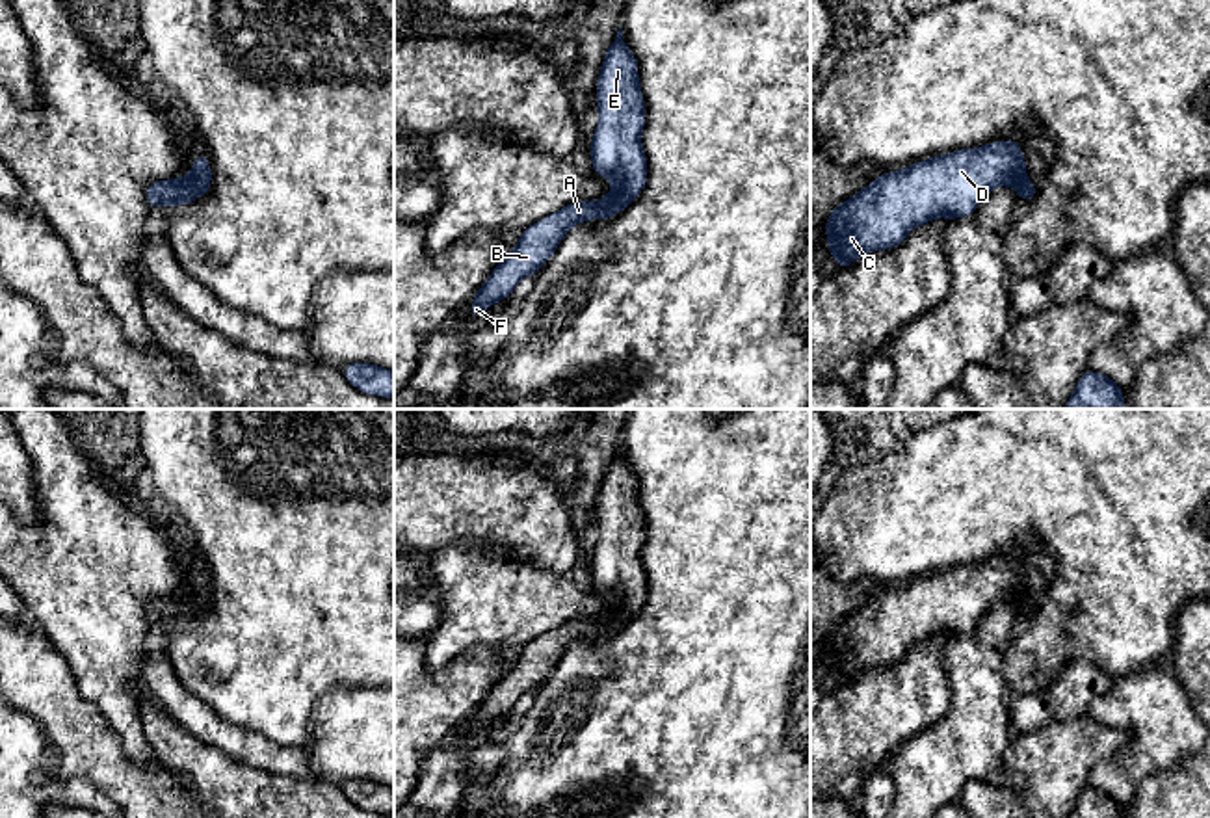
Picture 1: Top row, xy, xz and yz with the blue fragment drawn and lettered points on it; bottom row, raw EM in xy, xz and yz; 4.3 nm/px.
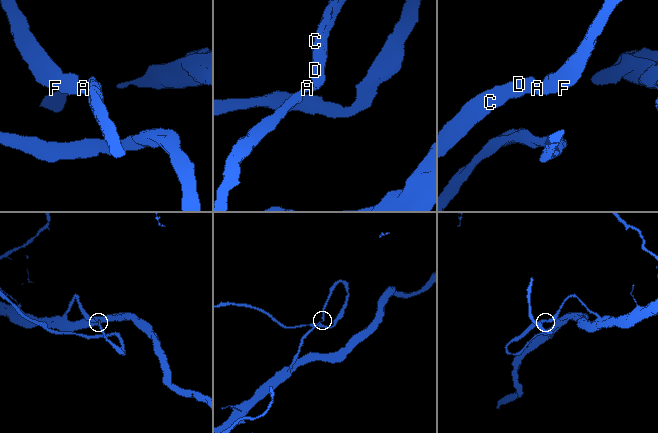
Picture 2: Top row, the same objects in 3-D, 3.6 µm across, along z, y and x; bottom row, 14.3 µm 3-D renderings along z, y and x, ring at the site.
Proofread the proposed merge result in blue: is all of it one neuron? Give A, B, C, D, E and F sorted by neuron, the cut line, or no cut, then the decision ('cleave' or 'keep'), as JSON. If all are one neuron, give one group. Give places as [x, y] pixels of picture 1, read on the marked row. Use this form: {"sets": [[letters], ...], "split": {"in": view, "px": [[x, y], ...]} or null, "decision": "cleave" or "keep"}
{"sets": [["A", "B", "C", "D", "E", "F"]], "split": null, "decision": "keep"}

